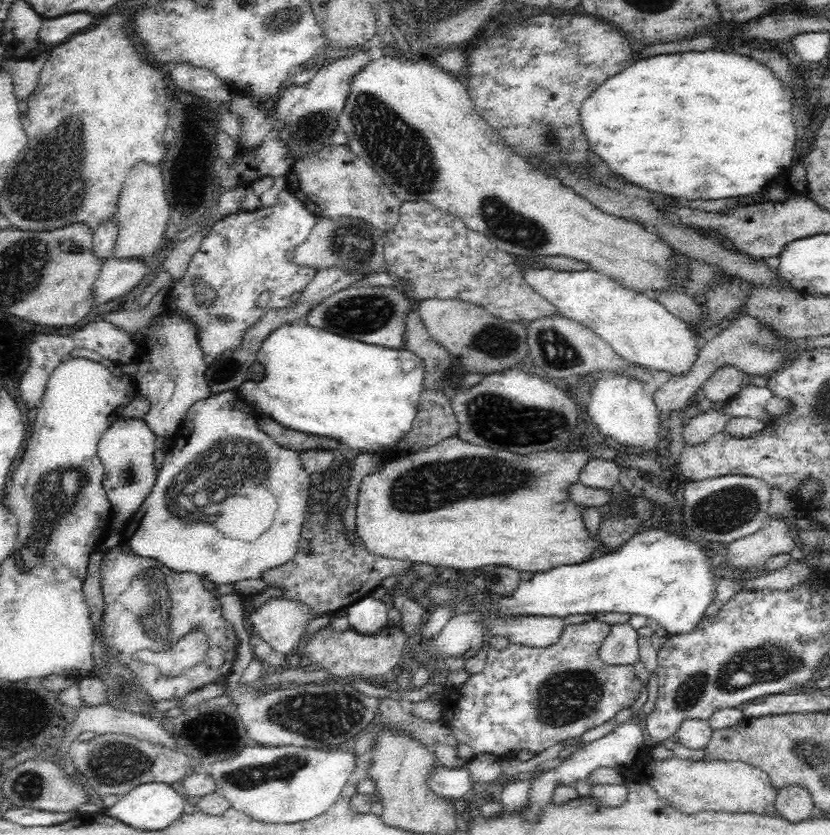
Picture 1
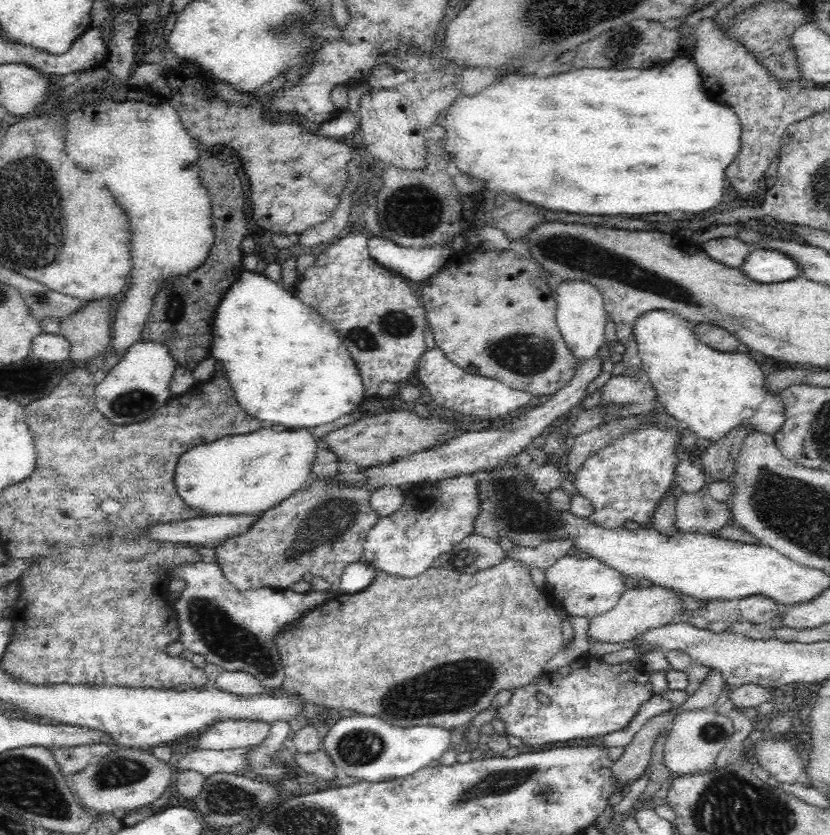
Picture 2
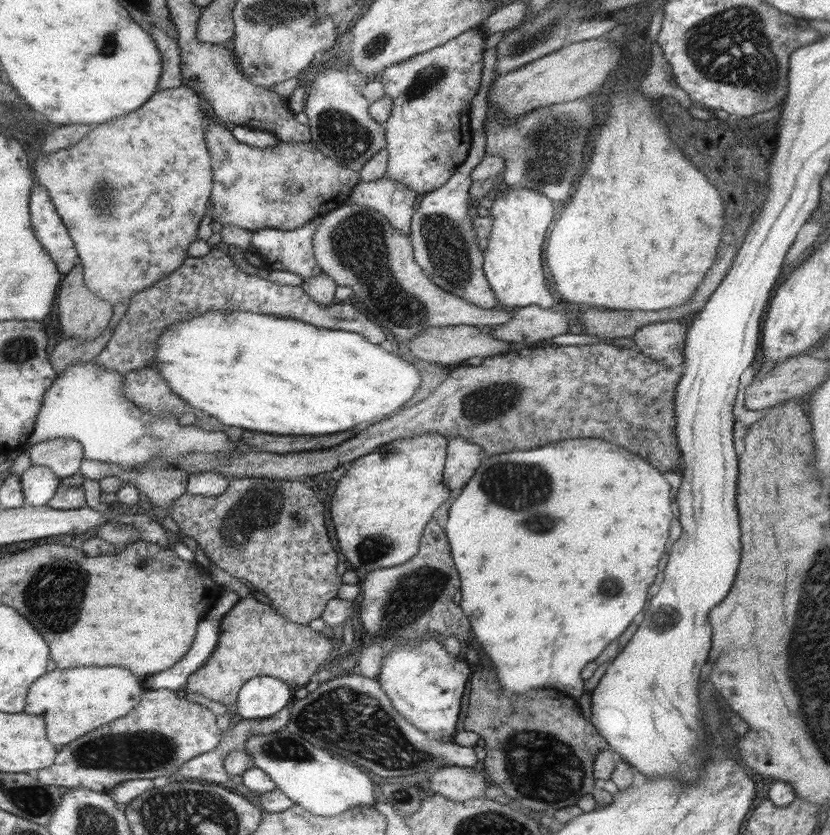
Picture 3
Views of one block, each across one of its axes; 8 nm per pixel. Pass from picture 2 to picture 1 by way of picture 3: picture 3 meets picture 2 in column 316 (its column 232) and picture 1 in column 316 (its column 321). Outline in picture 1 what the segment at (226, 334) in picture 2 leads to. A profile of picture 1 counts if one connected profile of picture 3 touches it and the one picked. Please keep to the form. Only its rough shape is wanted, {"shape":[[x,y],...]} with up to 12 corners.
{"shape":[[303,325],[261,343],[256,413],[357,452],[410,432],[421,359]]}

